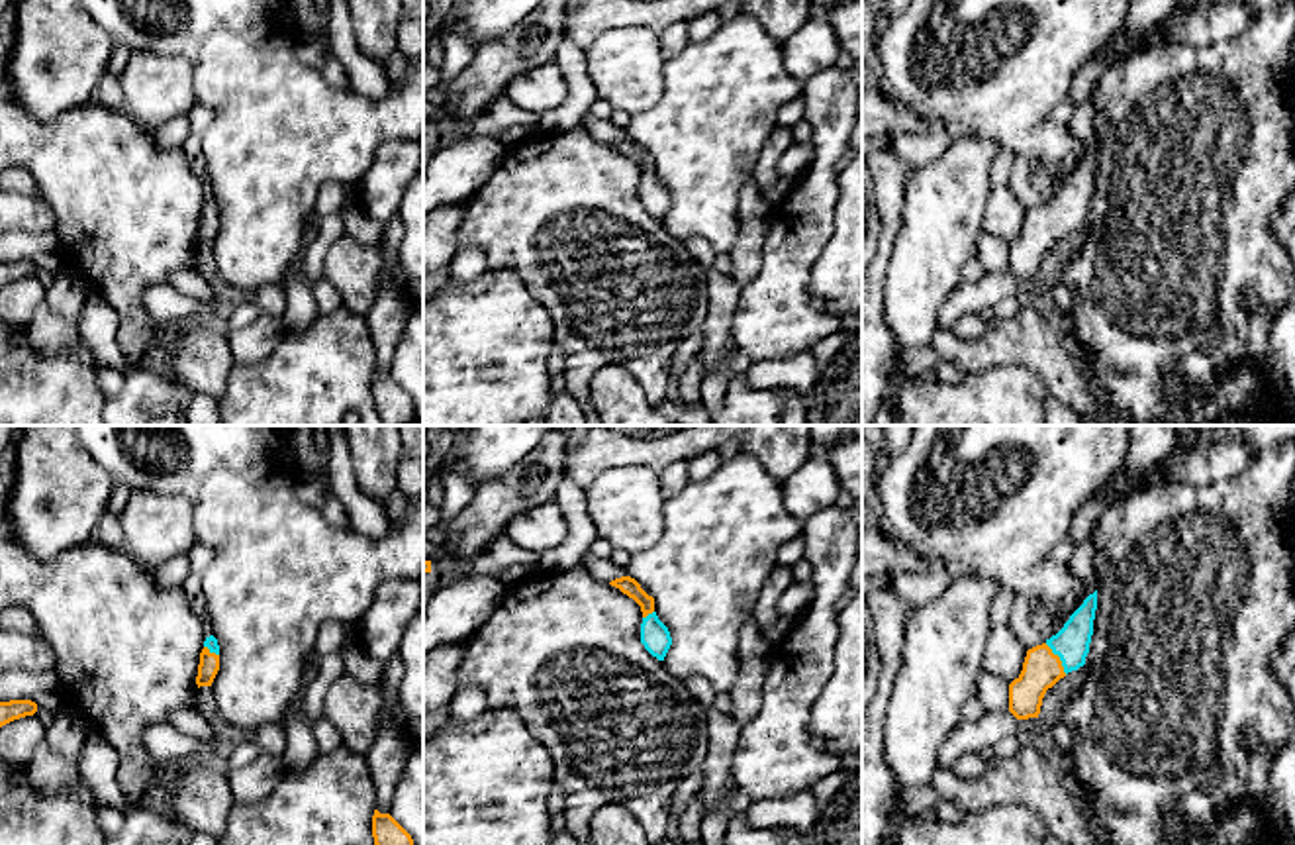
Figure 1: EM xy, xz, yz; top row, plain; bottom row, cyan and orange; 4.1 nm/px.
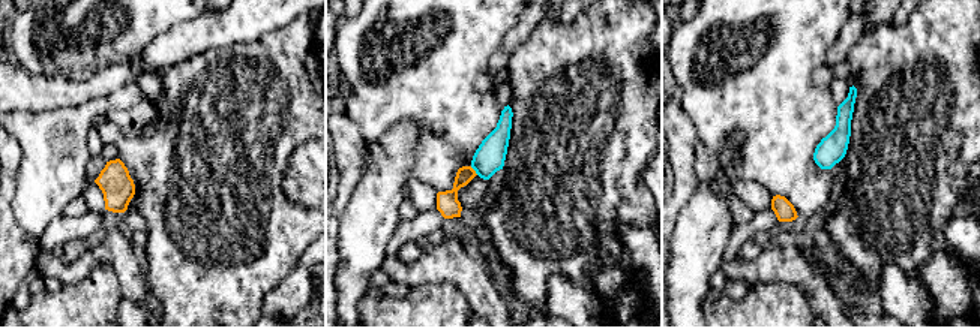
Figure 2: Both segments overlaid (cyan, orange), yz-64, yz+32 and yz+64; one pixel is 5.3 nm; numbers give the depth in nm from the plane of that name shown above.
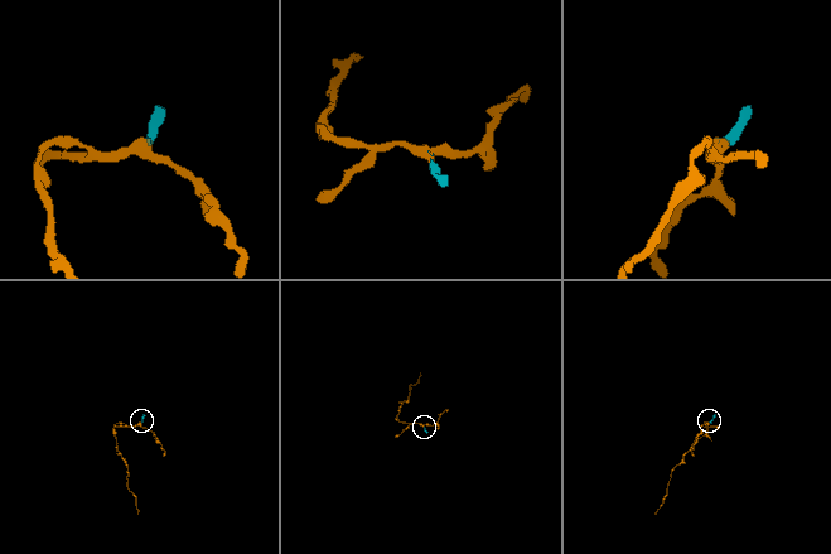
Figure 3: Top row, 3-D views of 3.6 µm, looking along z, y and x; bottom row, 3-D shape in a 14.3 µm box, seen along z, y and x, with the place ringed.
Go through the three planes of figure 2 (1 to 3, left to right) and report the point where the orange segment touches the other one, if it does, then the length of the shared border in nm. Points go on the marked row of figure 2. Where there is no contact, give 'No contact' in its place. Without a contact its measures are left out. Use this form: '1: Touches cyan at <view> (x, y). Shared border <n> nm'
1: No contact
2: Touches cyan at yz+32 (474, 169). Shared border 60 nm
3: No contact

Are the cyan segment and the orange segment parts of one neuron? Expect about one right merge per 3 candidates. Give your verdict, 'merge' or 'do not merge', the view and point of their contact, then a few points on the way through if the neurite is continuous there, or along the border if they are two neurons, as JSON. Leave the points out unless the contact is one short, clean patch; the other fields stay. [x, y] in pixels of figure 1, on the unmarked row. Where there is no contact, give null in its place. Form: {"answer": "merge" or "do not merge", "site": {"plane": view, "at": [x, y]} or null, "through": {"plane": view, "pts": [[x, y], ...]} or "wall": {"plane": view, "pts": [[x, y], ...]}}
{"answer": "merge", "site": {"plane": "yz", "at": [1060, 220]}, "through": {"plane": "yz", "pts": [[1070, 204], [1060, 220], [1043, 230]]}}

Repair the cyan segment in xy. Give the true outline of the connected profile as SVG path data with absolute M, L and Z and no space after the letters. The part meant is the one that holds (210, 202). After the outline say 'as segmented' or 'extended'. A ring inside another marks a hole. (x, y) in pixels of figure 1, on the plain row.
M214 196L206 198L204 210L200 214L200 225L198 225L198 237L196 245L200 247L212 247L216 235L219 231L219 206Z | extended

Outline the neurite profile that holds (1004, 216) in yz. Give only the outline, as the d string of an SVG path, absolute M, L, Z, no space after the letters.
M1009 182L991 184L982 227L1011 245L1023 231L1027 212Z

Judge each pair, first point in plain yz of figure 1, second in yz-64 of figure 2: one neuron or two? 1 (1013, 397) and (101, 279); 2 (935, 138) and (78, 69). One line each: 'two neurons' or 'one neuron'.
1: one neuron
2: one neuron

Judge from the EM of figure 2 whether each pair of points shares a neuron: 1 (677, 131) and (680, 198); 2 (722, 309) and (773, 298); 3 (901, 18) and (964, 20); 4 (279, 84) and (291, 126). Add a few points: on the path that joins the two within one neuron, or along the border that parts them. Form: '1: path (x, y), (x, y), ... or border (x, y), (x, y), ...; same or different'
1: path (680, 147), (680, 181); same
2: path (734, 309), (761, 309); same
3: border (911, 15), (905, 26); different
4: path (279, 95), (281, 116); same

